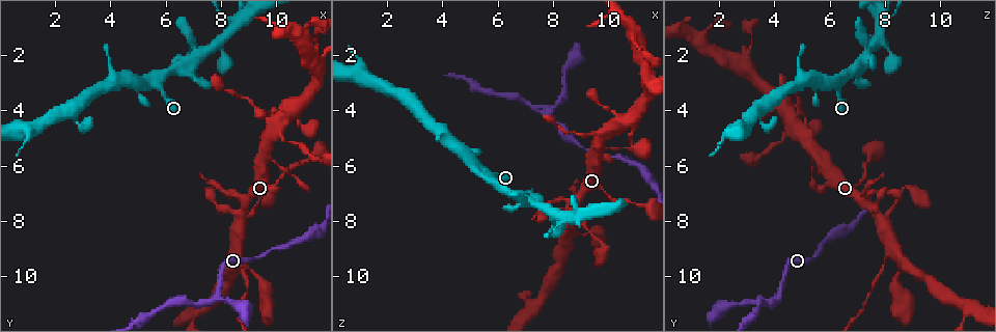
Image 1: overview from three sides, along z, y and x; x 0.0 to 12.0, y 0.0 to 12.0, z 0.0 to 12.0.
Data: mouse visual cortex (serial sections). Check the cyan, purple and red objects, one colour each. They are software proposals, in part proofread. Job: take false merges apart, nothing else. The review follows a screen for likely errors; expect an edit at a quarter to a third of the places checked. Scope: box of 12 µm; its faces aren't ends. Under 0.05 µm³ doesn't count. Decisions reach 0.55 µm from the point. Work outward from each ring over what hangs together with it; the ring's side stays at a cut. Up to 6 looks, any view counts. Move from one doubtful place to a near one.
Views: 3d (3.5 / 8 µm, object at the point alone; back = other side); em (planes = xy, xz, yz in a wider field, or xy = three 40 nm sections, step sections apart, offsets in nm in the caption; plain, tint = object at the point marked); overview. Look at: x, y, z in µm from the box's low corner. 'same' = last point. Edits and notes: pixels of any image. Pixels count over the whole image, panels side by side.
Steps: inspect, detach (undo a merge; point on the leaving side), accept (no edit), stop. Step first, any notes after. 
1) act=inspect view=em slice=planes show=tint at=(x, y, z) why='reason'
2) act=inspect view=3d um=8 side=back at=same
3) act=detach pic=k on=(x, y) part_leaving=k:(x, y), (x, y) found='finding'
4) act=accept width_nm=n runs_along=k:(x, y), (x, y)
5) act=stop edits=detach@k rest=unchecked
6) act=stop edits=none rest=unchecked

act=inspect view=3d um=3.5 at=(7.8, 10.7, 4.2) why='sharp bend'

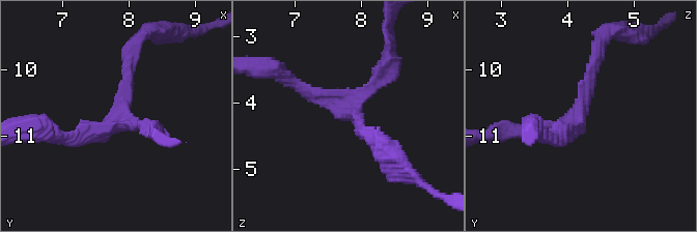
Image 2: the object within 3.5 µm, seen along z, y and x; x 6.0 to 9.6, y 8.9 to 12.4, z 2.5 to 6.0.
act=inspect view=em slice=xy step=5 show=tint at=(7.85, 10.70, 4.20) why='now the EM'

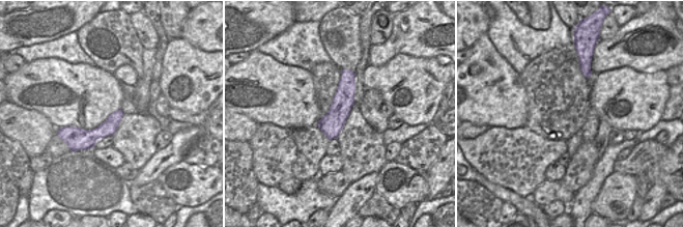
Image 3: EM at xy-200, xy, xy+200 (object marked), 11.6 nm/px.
act=accept width_nm=280 runs_along=3:(346, 72), (331, 136) found='continuous, no second cell'

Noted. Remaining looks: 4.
act=inspect view=3d um=3.5 at=(10.1, 4.8, 4.5) why='thin arm on a thick one'

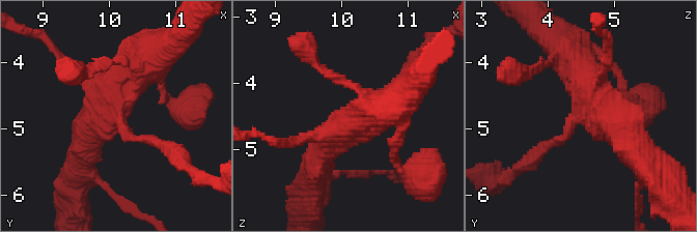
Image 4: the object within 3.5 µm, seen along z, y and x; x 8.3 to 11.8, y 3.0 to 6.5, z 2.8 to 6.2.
act=inspect view=em slice=xy step=1 show=tint at=(10.10, 4.80, 4.55) arms=4 arm_widths_nm=150,150,400,500

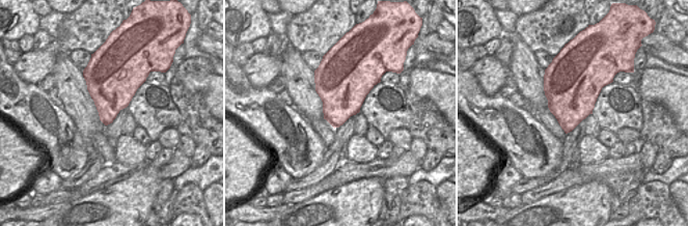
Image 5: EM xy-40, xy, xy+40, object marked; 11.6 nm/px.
act=accept runs_along=4:(84, 149), (93, 117), (161, 51) found='continuous, no second cell'

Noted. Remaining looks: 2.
act=inspect view=3d um=3.5 at=(8.0, 1.4, 7.7) why='looks like a crossing'

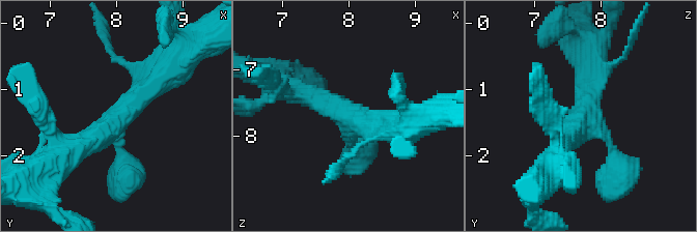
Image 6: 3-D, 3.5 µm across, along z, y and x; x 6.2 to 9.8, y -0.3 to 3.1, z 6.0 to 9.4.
act=inspect view=em slice=xy step=5 show=tint at=(8.05, 1.40, 7.75) arms=4 arm_widths_nm=150,200,300,350

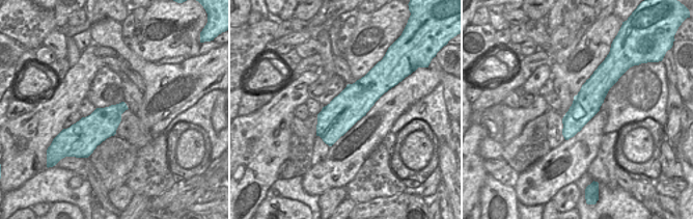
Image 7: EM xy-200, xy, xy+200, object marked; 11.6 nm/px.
act=accept runs_along=6:(67, 154), (96, 139), (172, 65) found='continuous, no second cell'

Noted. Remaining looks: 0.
act=stop edits=none rest=unchecked

